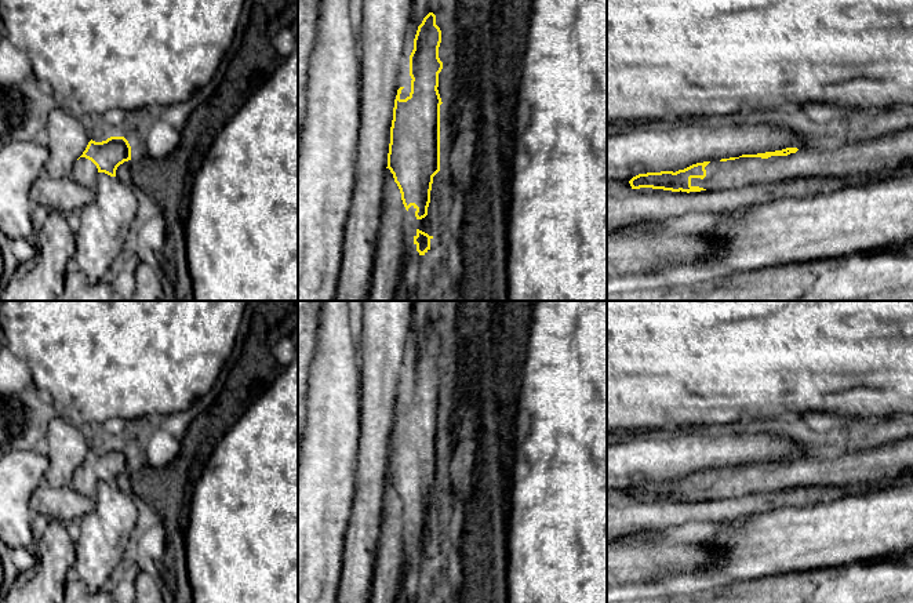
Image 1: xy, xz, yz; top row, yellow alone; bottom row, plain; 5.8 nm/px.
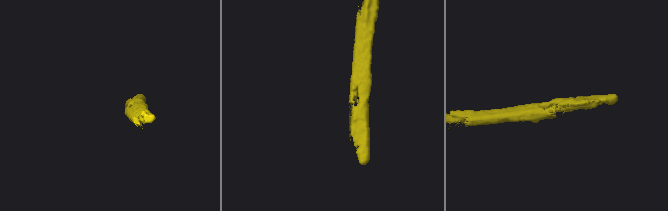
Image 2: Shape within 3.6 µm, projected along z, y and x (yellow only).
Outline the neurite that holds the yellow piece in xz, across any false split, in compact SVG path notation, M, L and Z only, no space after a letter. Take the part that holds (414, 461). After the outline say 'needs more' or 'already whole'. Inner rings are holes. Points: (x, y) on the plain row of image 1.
M429 322L418 335L414 359L410 364L411 400L400 396L394 408L386 488L370 603L397 603L400 582L410 570L403 564L401 541L405 523L412 515L417 528L428 524L433 486L440 480L440 414L439 382L443 371L439 367L441 339L436 324Z; needs more

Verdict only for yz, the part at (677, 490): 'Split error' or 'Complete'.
Split error

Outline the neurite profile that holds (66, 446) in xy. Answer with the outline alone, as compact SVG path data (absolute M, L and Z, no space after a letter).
M61 417L48 424L43 447L50 459L44 483L55 488L72 484L74 472L91 450L84 431Z

